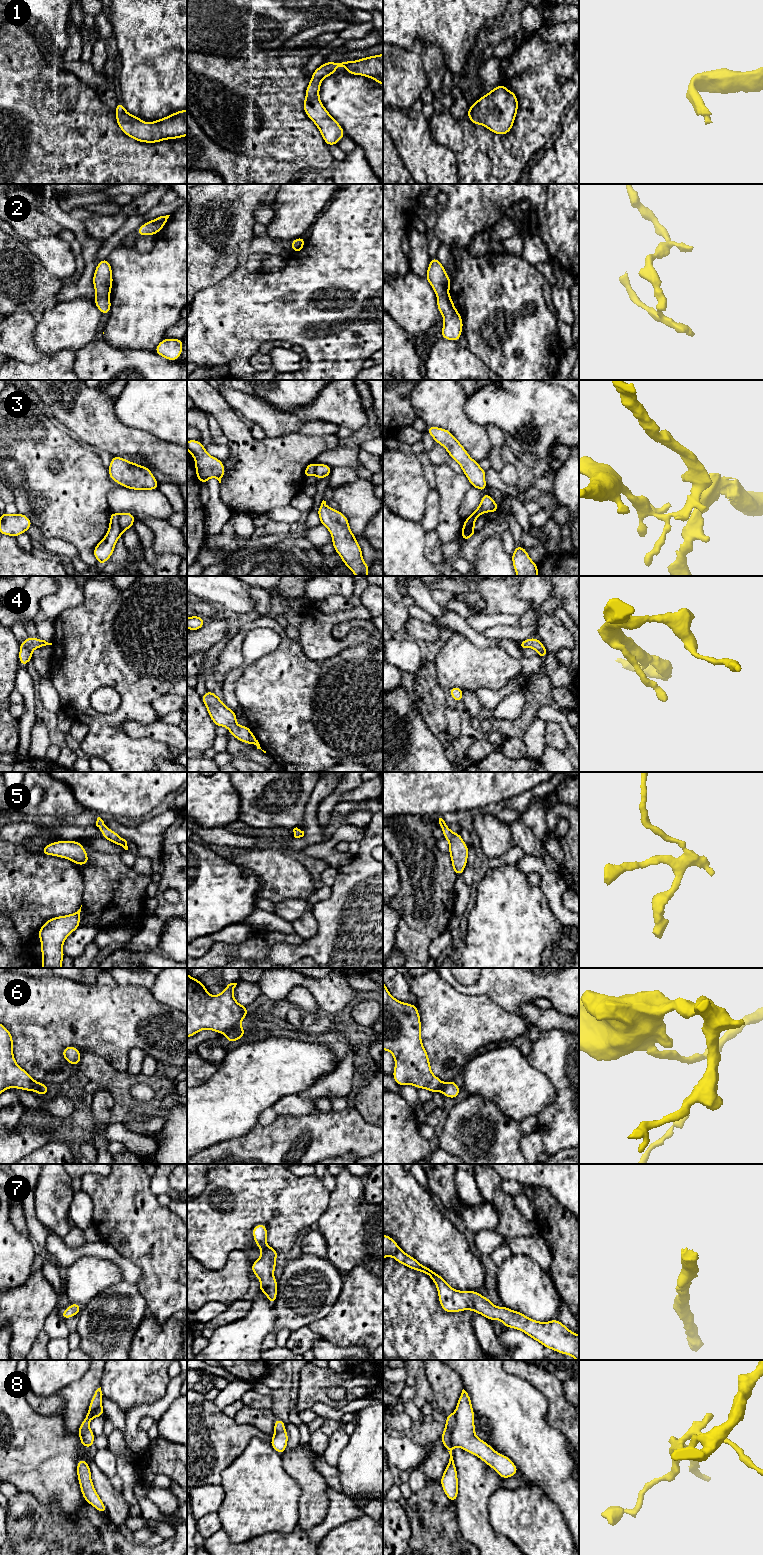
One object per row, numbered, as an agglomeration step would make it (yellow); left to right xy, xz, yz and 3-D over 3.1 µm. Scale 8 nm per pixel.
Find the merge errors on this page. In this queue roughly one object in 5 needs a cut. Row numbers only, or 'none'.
3, 6

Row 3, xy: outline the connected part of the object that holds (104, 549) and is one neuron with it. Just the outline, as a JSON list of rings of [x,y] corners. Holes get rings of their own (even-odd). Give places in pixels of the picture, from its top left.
[[[111,511],[109,529],[105,537],[93,549],[93,554],[100,566],[112,556],[120,537],[122,537],[122,531],[119,524],[119,514]]]

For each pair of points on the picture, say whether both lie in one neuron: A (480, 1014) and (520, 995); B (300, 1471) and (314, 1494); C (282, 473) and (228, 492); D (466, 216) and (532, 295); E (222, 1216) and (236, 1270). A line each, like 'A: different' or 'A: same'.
A: different
B: same
C: same
D: different
E: different

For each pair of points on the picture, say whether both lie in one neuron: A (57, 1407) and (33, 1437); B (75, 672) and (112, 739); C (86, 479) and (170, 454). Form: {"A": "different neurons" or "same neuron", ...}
{"A": "different neurons", "B": "same neuron", "C": "different neurons"}

